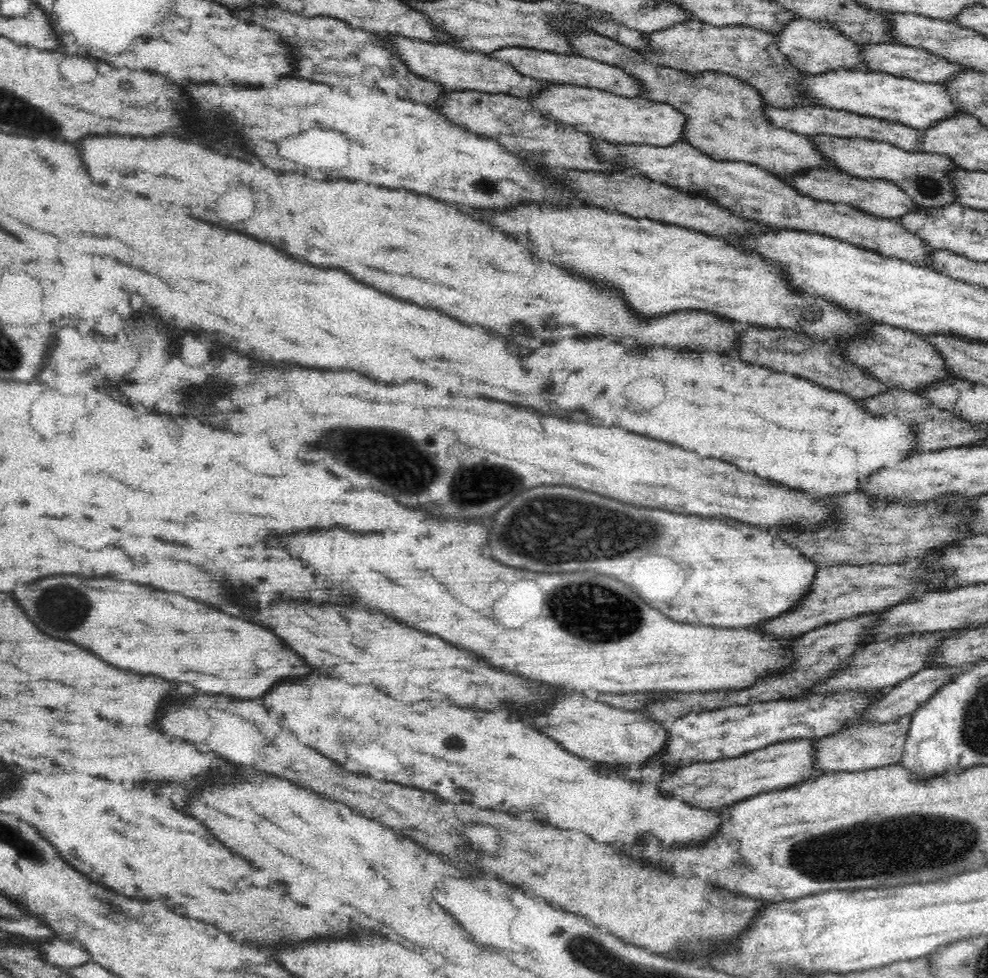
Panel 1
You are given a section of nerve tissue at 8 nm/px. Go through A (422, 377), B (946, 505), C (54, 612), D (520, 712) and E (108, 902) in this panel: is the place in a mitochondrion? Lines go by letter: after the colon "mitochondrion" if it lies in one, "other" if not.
A: other
B: mitochondrion
C: mitochondrion
D: other
E: mitochondrion

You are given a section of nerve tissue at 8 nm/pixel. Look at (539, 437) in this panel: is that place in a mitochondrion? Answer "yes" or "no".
no

